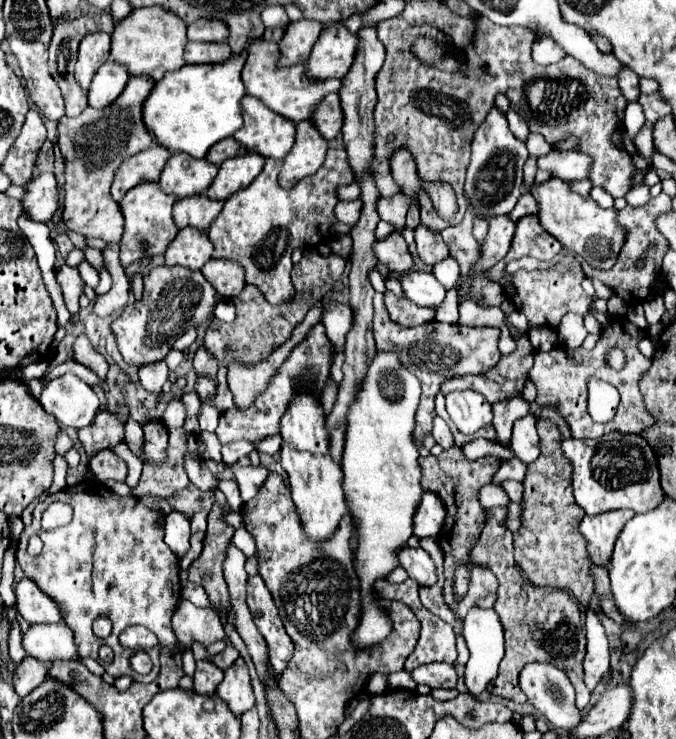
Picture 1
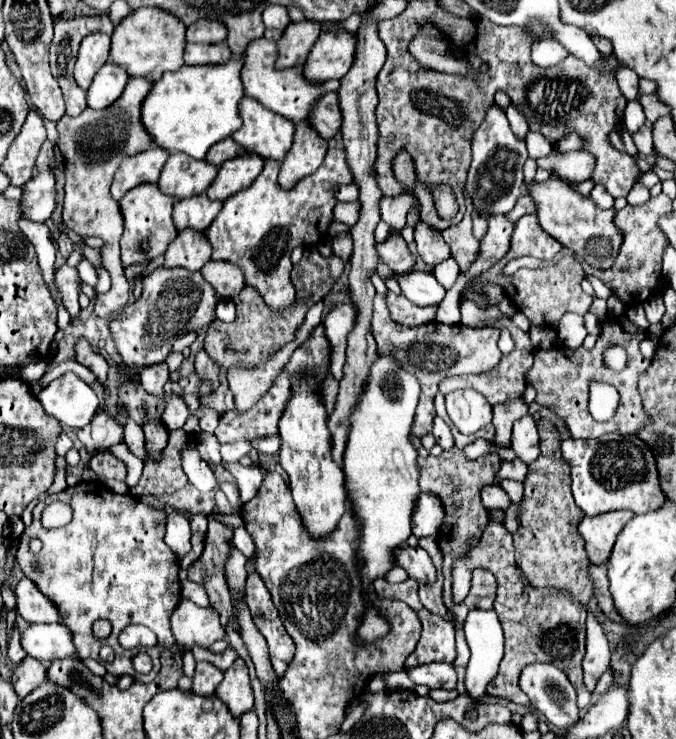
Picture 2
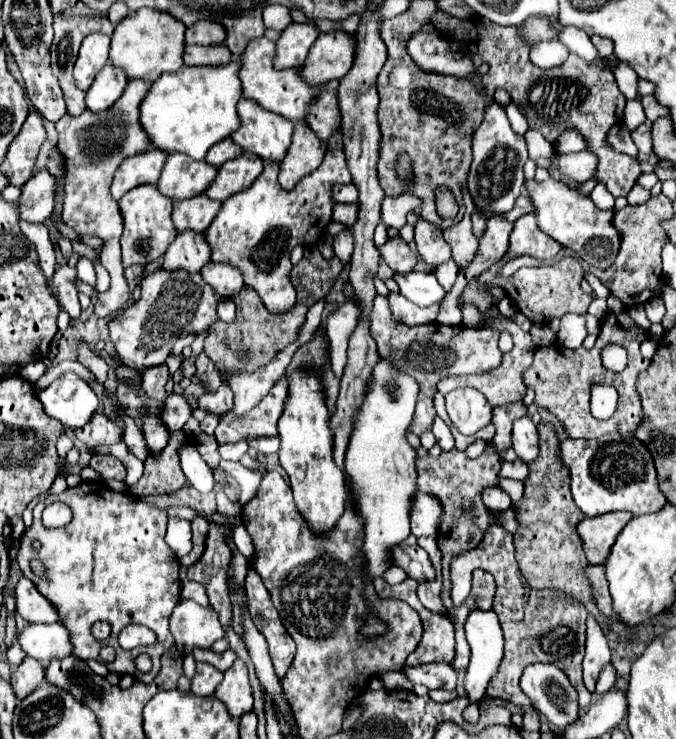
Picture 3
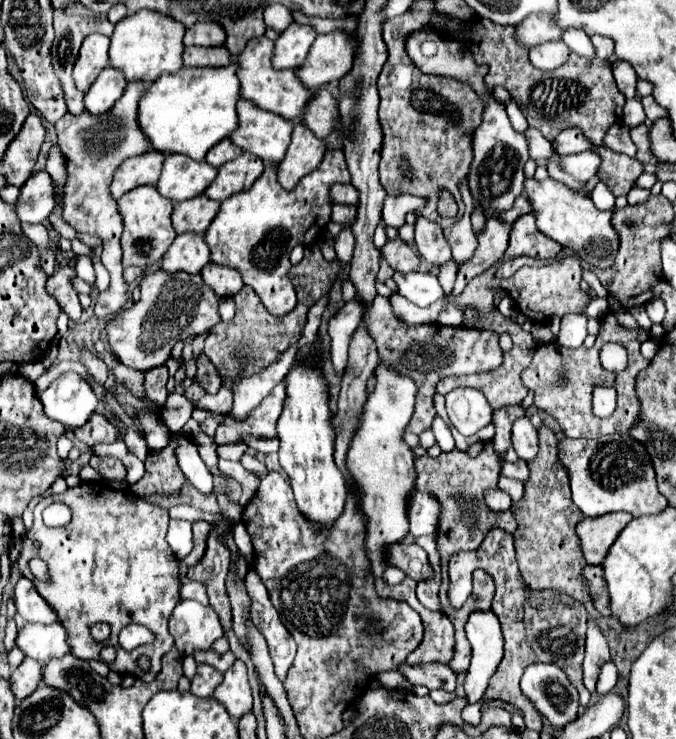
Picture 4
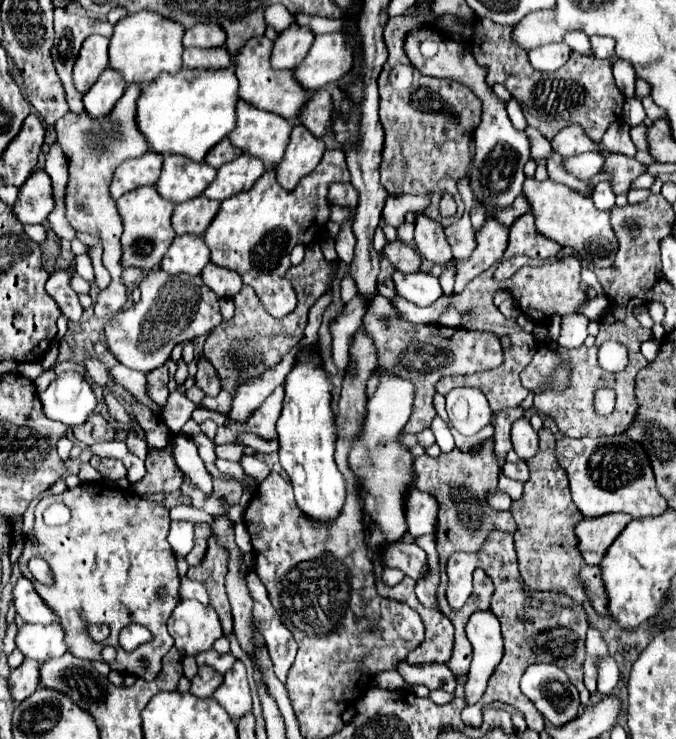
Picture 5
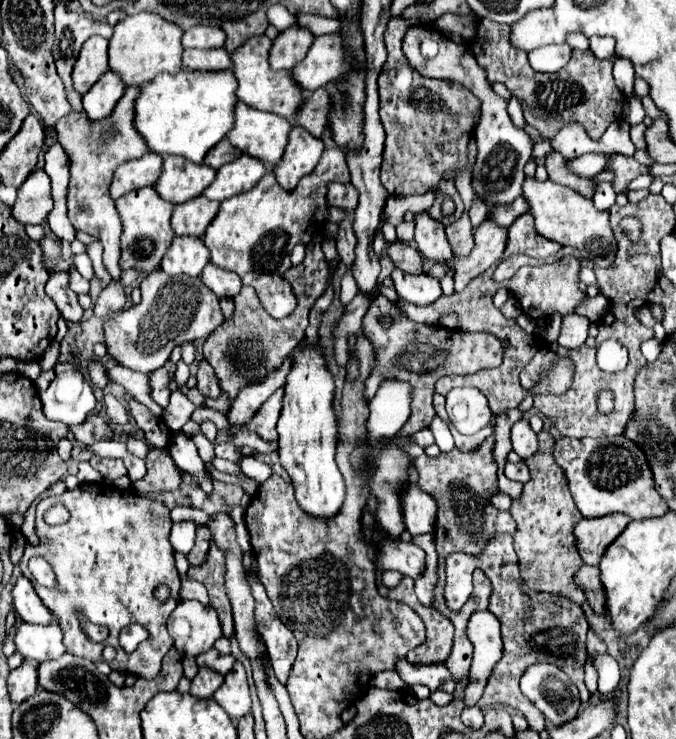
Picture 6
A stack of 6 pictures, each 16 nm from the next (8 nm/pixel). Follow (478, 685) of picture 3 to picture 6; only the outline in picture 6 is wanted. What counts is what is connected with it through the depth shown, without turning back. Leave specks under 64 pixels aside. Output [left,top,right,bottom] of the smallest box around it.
[466,612,502,706]

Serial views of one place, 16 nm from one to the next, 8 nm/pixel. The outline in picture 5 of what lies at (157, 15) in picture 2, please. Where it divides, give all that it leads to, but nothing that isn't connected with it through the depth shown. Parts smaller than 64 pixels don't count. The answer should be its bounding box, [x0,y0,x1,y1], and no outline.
[110,10,184,84]

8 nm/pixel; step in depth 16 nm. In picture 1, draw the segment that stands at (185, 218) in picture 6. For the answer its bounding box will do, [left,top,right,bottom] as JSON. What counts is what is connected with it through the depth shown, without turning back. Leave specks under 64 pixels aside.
[174,194,224,230]

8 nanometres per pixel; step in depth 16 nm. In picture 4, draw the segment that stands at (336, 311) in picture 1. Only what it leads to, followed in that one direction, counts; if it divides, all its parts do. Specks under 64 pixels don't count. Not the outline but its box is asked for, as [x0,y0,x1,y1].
[328,298,364,376]

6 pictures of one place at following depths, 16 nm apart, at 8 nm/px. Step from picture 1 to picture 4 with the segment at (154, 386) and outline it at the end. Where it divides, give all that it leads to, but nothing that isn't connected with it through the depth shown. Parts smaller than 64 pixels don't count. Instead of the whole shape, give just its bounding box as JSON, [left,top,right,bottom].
[144,366,168,404]

